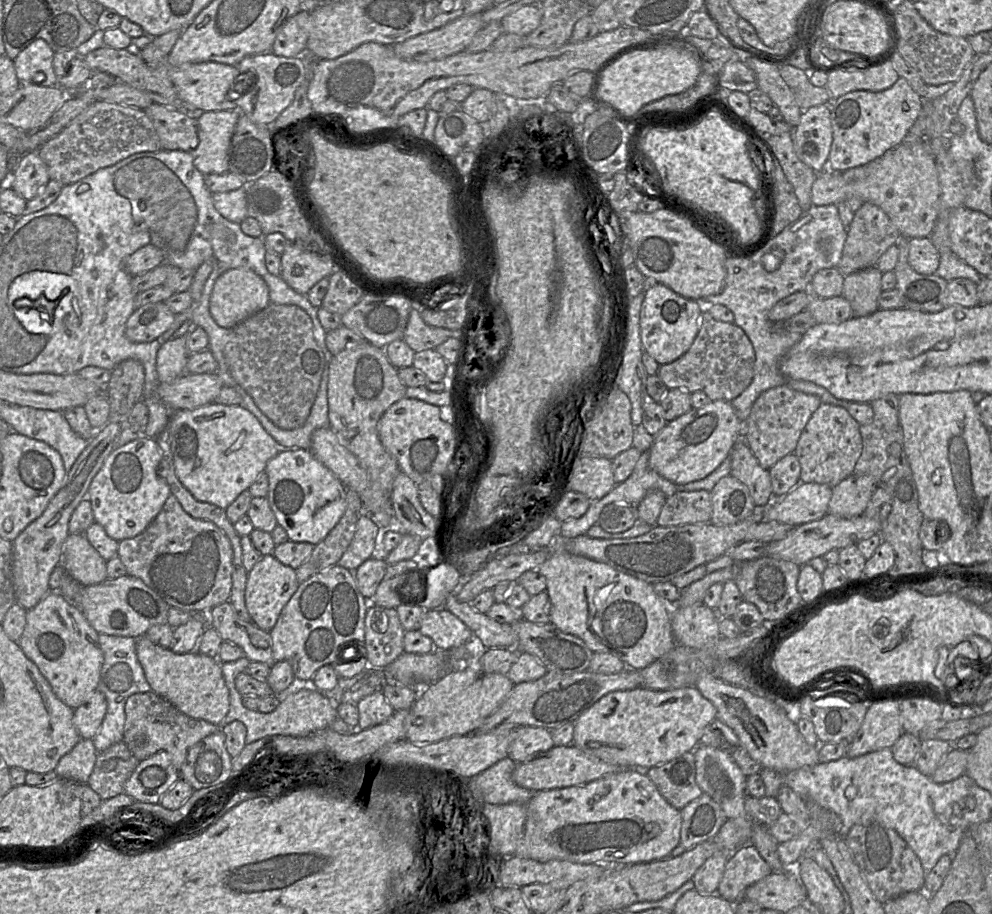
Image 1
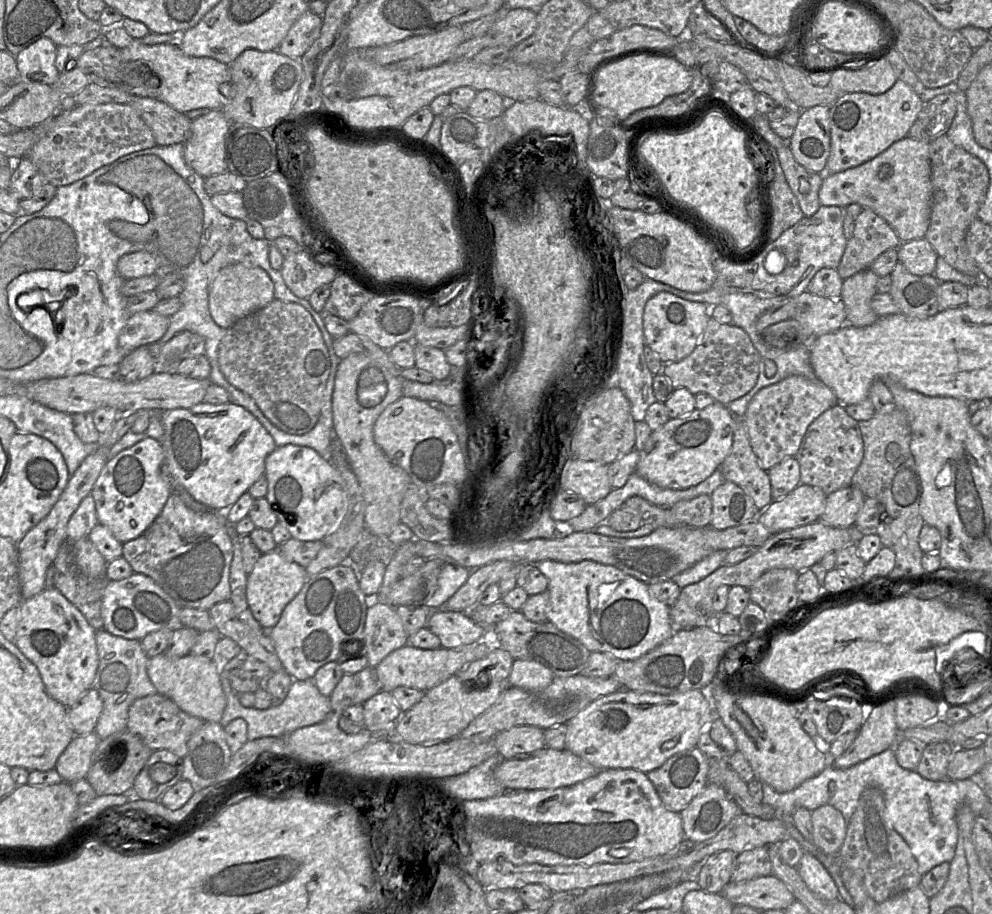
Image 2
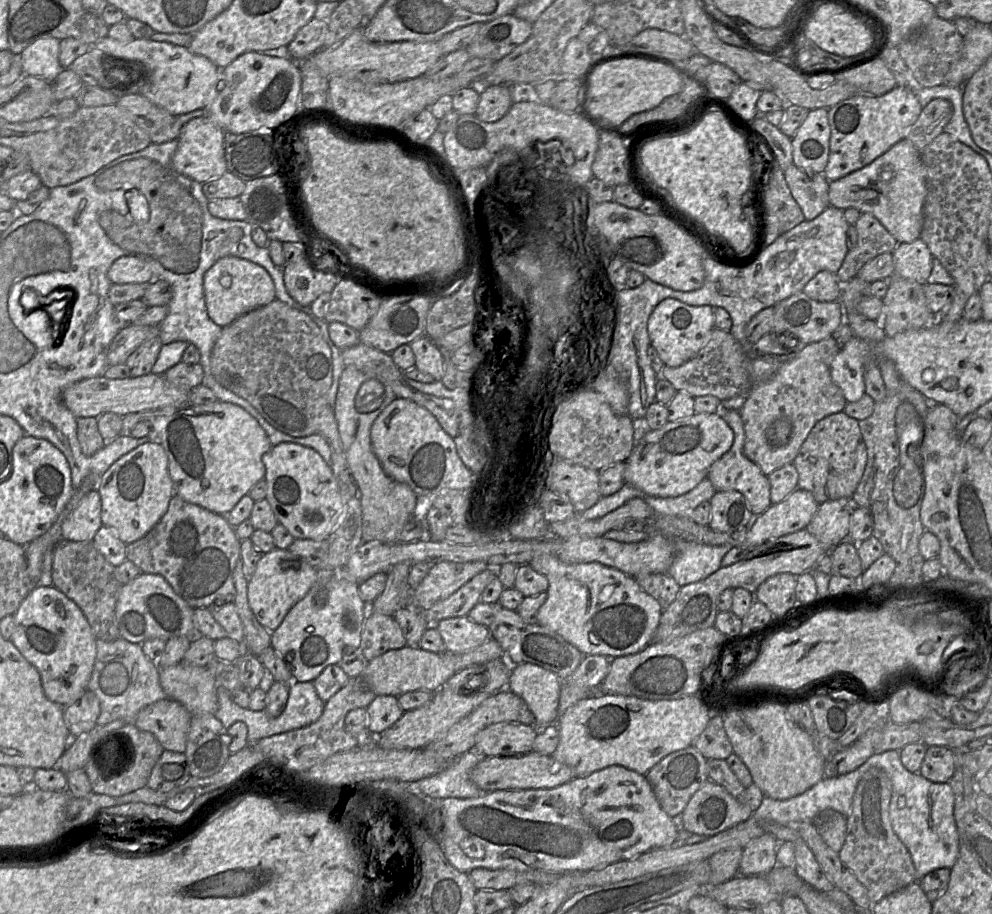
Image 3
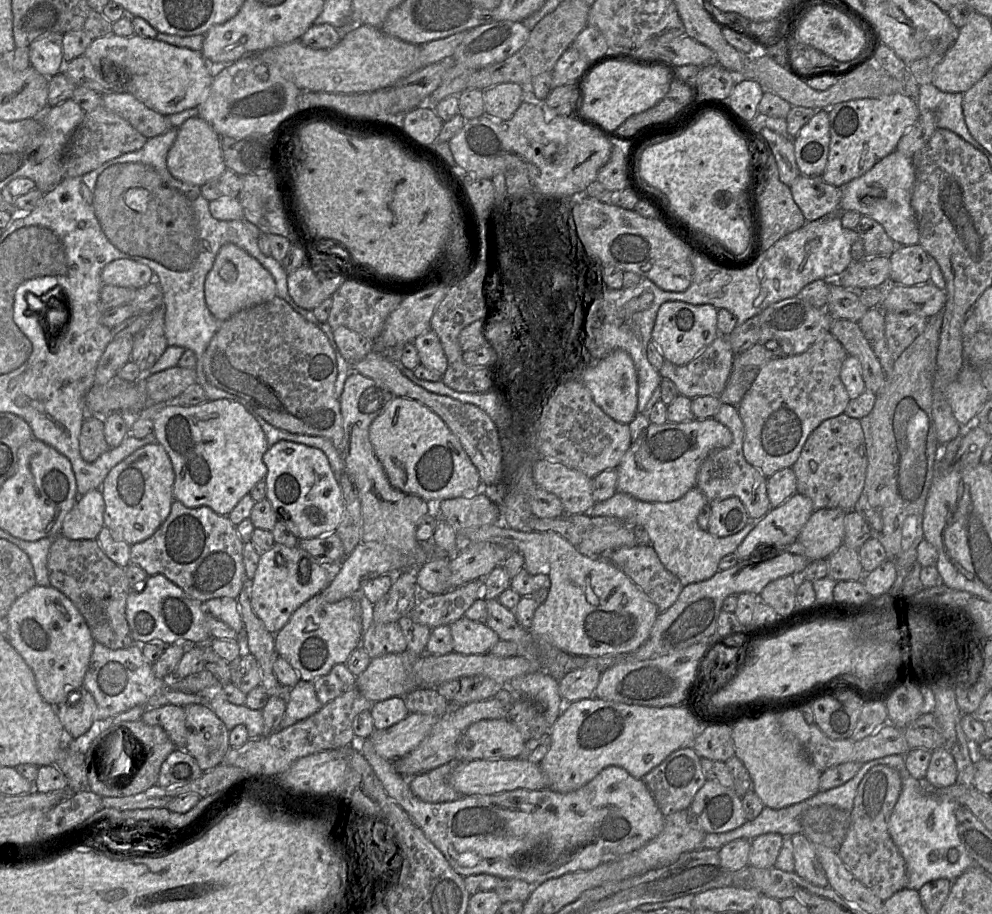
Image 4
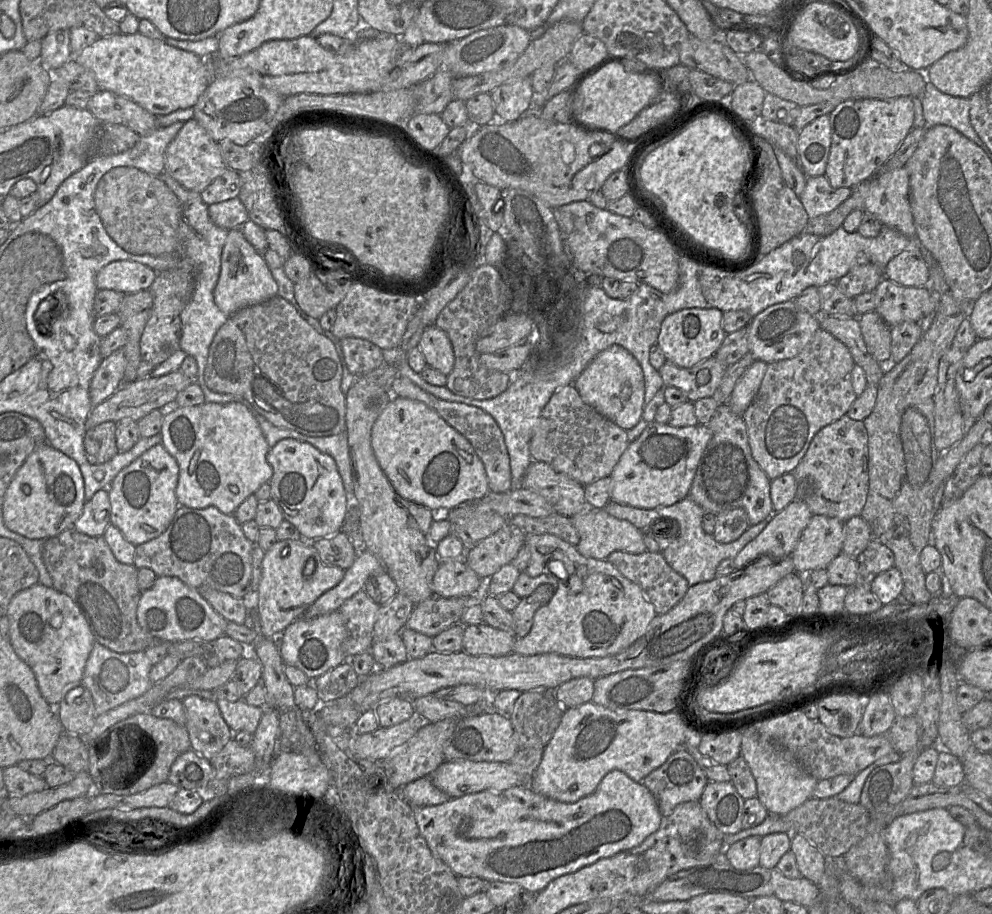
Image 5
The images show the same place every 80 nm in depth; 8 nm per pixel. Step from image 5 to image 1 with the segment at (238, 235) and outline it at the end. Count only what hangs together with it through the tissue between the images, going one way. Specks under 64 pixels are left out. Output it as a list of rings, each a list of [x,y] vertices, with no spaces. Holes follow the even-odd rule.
[[[237,268],[224,272],[216,280],[210,297],[210,313],[219,326],[232,329],[269,304],[269,287],[265,280],[250,269]]]

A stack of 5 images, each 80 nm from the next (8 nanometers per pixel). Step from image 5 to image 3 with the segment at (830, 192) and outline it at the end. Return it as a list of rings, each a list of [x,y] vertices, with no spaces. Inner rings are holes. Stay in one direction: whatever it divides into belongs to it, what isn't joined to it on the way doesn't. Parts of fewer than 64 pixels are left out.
[[[794,164],[790,165],[784,174],[790,192],[801,208],[805,220],[815,219],[830,206],[830,181],[823,174],[802,170]]]

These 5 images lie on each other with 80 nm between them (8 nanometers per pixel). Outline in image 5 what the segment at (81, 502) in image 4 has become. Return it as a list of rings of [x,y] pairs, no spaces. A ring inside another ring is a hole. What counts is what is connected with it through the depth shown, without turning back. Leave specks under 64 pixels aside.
[[[102,489],[85,502],[73,529],[90,537],[100,537],[109,525],[111,525],[109,494],[107,489]]]

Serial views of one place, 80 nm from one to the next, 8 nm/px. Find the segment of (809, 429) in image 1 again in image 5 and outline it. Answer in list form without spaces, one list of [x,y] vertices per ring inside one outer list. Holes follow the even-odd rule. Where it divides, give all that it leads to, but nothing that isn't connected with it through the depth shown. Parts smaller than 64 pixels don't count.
[[[845,414],[840,419],[820,429],[793,471],[793,475],[796,480],[796,498],[803,501],[813,515],[835,517],[842,522],[855,516],[861,516],[867,499],[869,482],[868,435],[863,421],[853,420]]]

